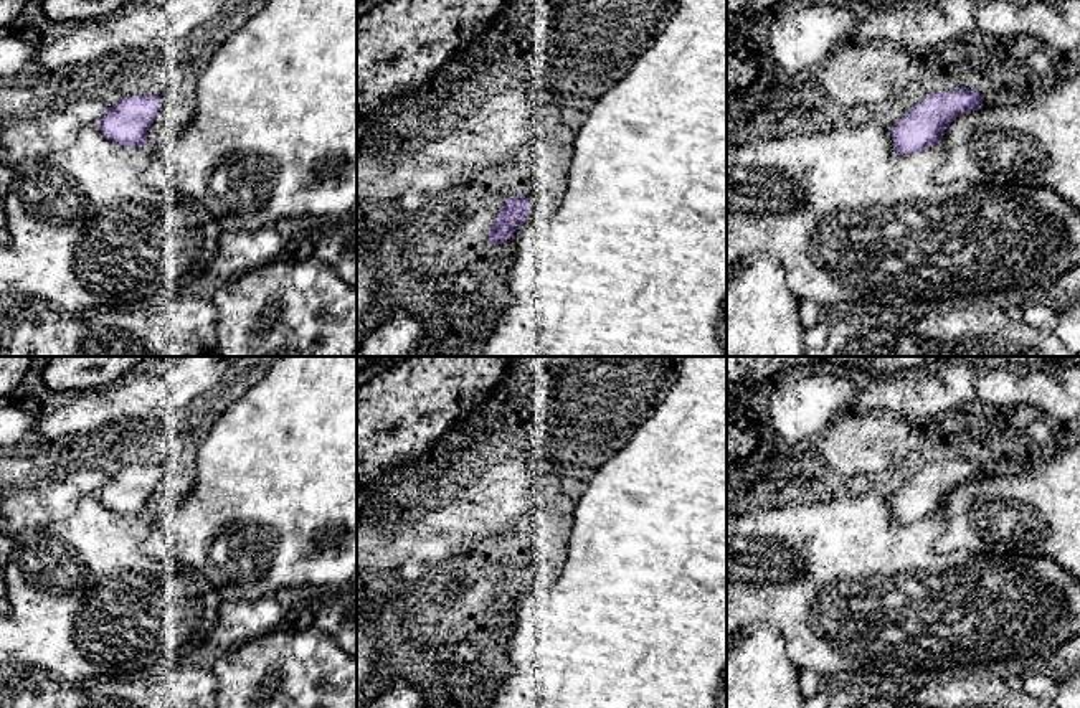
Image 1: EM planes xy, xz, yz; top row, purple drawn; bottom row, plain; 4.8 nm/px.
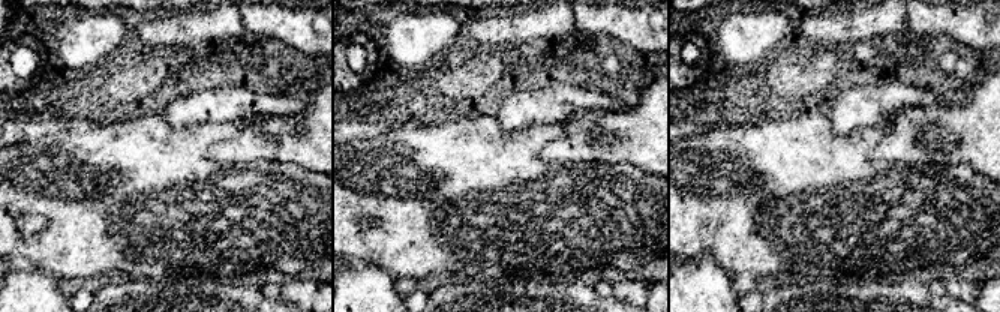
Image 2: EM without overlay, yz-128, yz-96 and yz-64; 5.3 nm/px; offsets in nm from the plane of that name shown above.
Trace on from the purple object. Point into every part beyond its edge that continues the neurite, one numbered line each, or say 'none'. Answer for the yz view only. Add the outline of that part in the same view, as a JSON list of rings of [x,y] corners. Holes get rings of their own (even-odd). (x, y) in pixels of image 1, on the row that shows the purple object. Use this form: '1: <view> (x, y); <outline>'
none

